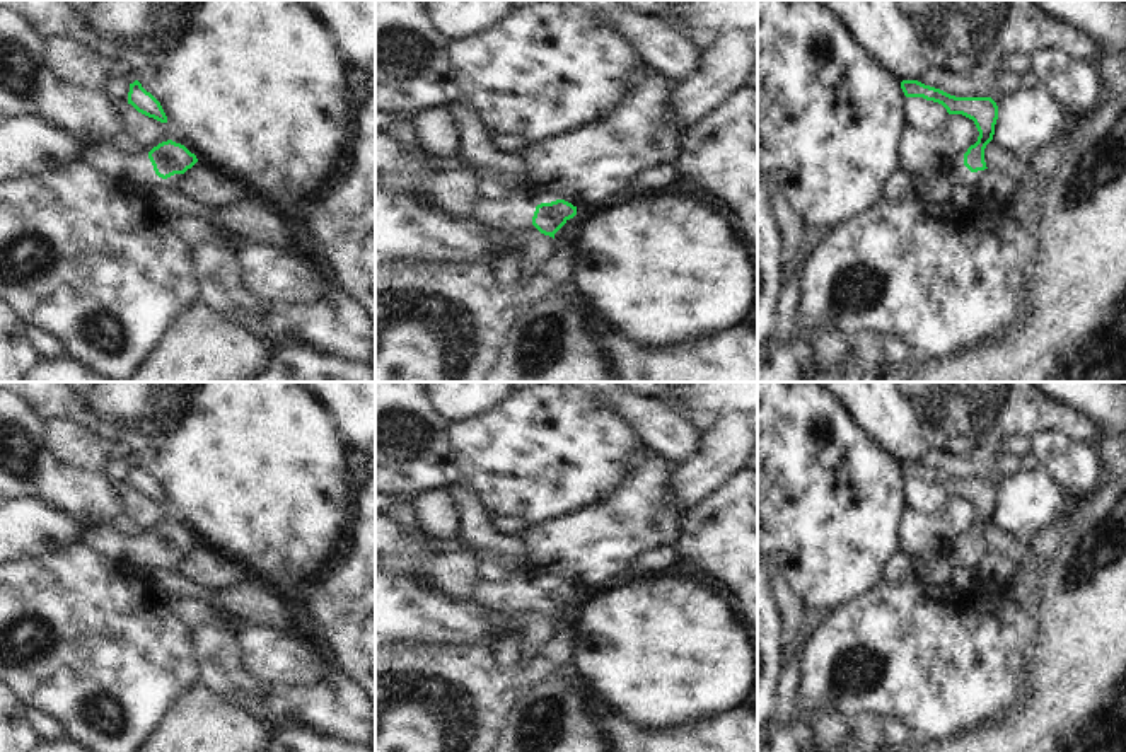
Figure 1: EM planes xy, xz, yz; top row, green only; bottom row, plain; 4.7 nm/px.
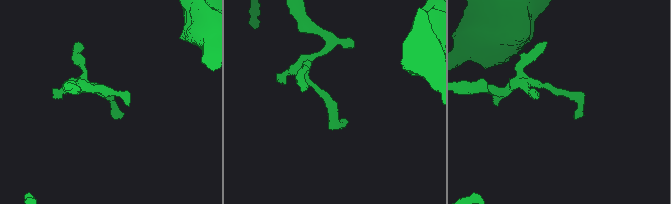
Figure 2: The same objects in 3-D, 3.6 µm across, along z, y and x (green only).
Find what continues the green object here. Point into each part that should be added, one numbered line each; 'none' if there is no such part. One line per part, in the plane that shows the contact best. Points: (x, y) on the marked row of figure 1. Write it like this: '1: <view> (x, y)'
1: xy (135, 169)

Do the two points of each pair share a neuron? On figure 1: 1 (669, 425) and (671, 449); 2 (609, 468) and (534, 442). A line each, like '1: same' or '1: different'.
1: same
2: same

